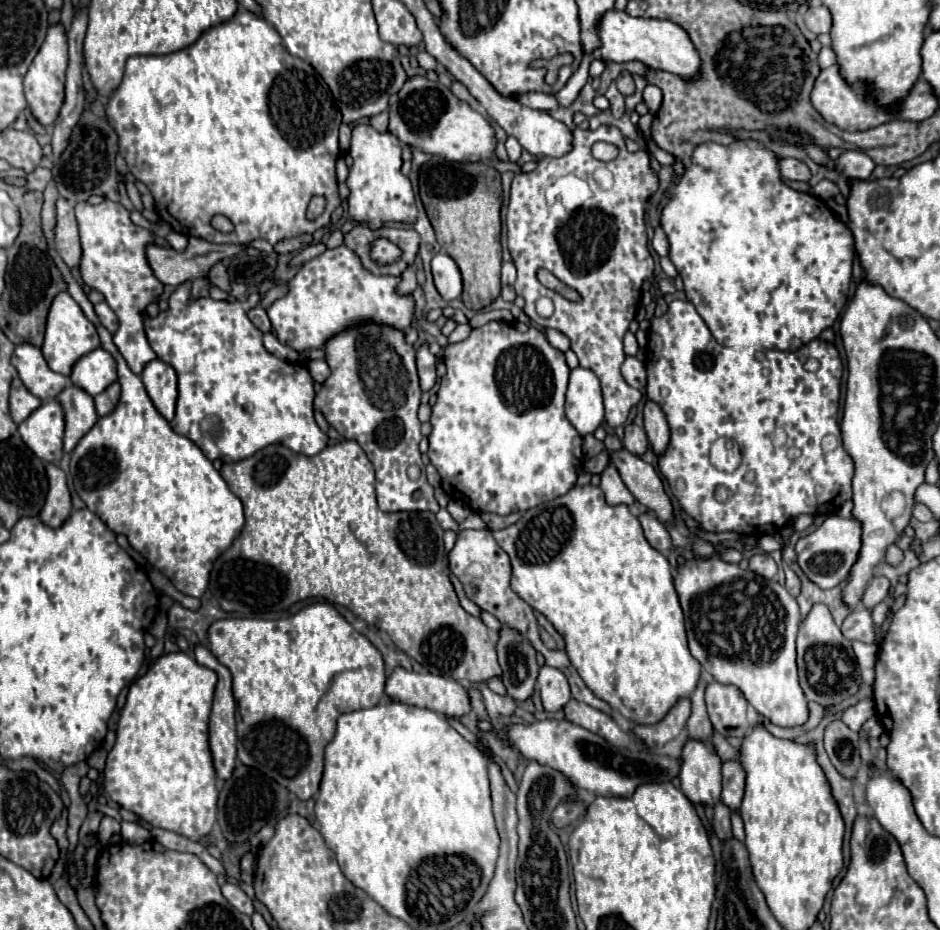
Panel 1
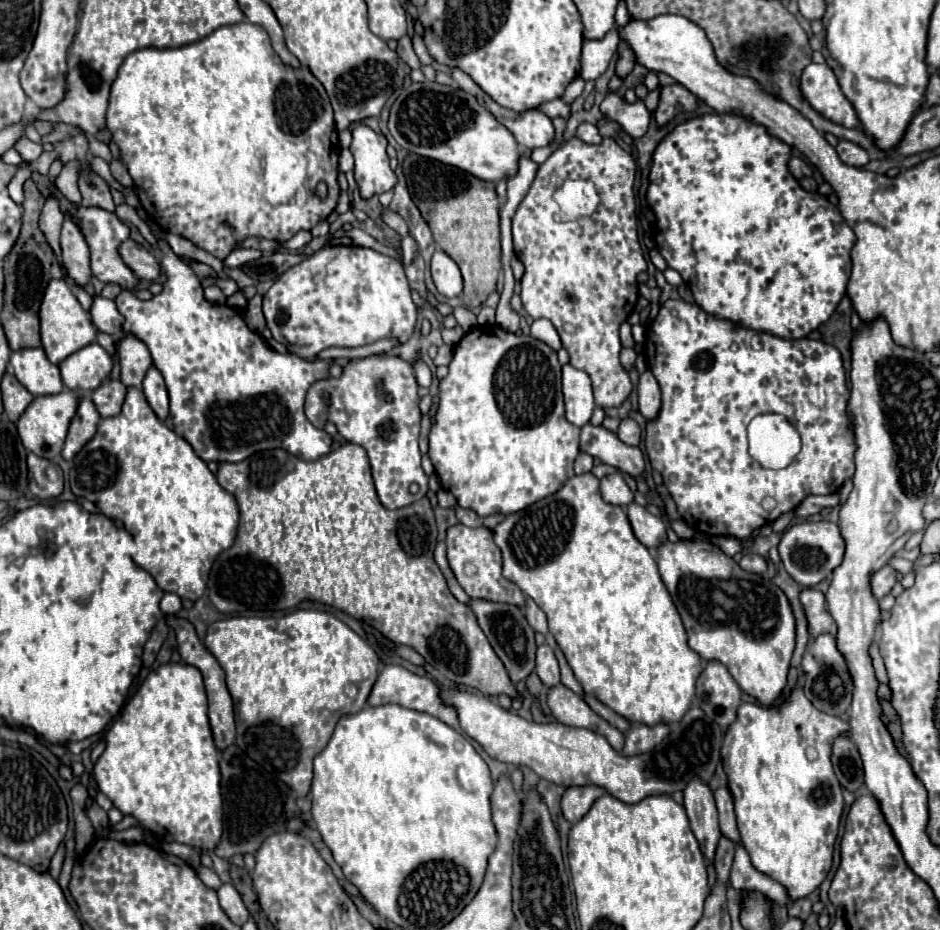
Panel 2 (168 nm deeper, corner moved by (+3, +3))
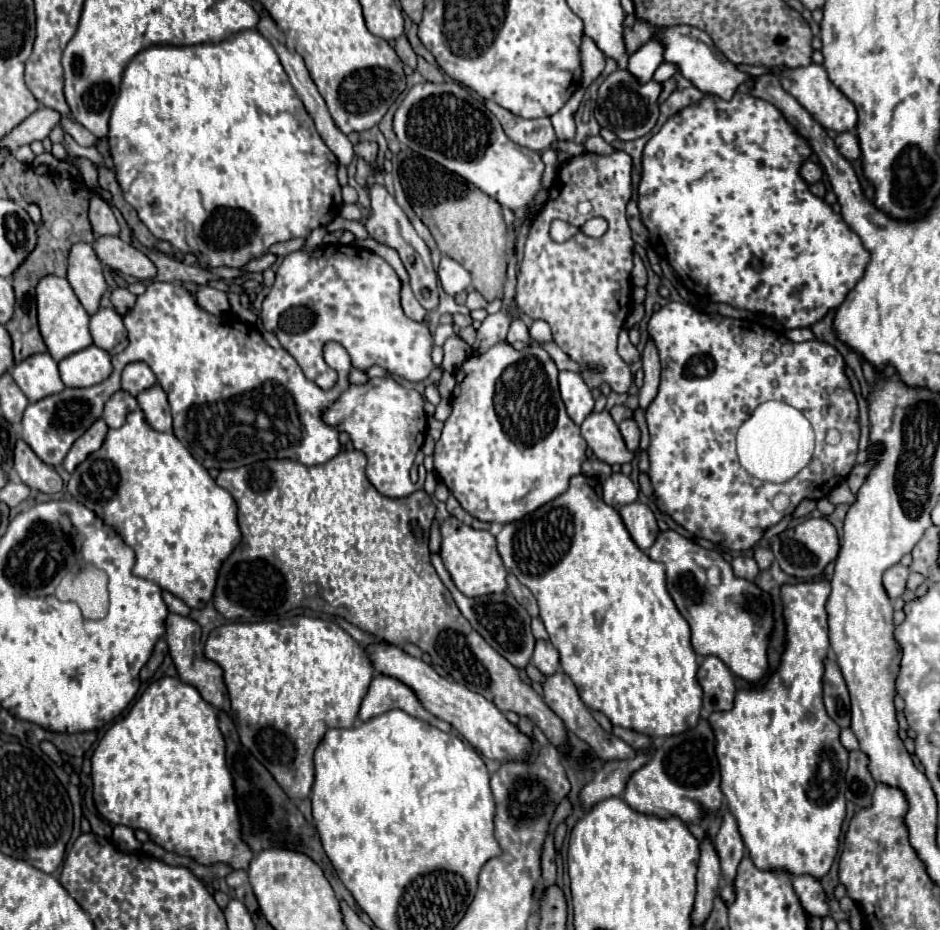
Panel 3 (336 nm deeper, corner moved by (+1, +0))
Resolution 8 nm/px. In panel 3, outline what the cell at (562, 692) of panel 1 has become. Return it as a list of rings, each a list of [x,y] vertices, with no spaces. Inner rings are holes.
[[[537,641],[531,663],[545,675],[553,675],[559,669],[559,651],[551,645],[551,641]]]

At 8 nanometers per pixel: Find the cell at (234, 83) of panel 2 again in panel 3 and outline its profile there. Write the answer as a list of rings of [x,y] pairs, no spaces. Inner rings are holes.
[[[245,29],[221,43],[201,43],[191,47],[149,47],[137,53],[123,73],[121,93],[111,113],[109,121],[109,147],[111,157],[117,167],[117,181],[123,189],[123,197],[131,203],[139,219],[157,237],[173,243],[181,255],[195,253],[201,267],[241,267],[249,259],[267,253],[273,243],[289,241],[293,237],[307,237],[313,229],[331,223],[341,211],[341,185],[337,179],[338,161],[333,151],[325,145],[315,129],[311,115],[307,113],[303,101],[295,93],[285,69],[271,43],[257,31]]]

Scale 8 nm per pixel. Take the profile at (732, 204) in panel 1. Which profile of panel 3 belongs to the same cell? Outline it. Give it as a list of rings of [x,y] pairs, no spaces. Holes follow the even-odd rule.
[[[739,87],[739,91],[731,101],[707,95],[697,105],[685,107],[677,115],[669,117],[669,121],[661,127],[661,131],[655,133],[643,149],[643,175],[637,193],[639,193],[641,219],[643,225],[649,229],[651,247],[657,251],[661,259],[665,259],[677,271],[681,283],[699,297],[703,295],[715,303],[727,303],[731,307],[745,309],[751,313],[763,313],[767,317],[773,317],[783,329],[803,329],[815,325],[831,309],[837,309],[843,303],[847,291],[851,291],[851,287],[855,287],[855,283],[863,277],[863,271],[871,255],[863,247],[859,235],[855,235],[843,221],[843,217],[835,213],[821,197],[815,197],[807,189],[807,183],[799,175],[799,167],[809,155],[811,149],[807,141],[783,119],[783,115],[771,103],[751,97],[745,87]]]

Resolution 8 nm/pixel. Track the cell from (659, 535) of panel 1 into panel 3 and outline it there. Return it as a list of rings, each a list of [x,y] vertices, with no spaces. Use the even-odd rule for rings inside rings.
[[[635,501],[635,503],[629,503],[627,507],[621,507],[619,515],[623,517],[623,523],[631,539],[639,545],[641,551],[647,551],[659,535],[659,527],[653,511],[647,505]]]

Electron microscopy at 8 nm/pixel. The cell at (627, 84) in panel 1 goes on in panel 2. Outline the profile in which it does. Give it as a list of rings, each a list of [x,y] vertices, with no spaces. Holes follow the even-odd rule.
[[[625,40],[619,42],[619,60],[617,60],[617,76],[619,78],[625,78],[633,66],[635,66],[635,56],[633,56],[633,50],[629,48],[629,44],[625,44]]]

